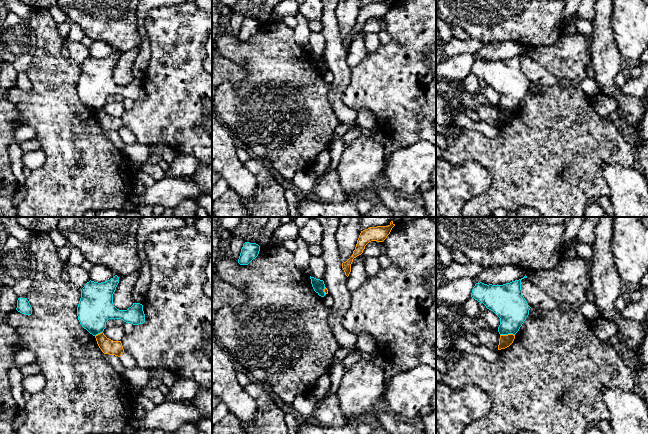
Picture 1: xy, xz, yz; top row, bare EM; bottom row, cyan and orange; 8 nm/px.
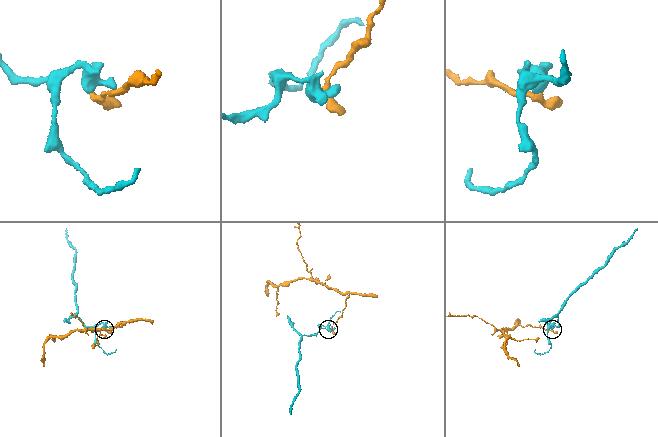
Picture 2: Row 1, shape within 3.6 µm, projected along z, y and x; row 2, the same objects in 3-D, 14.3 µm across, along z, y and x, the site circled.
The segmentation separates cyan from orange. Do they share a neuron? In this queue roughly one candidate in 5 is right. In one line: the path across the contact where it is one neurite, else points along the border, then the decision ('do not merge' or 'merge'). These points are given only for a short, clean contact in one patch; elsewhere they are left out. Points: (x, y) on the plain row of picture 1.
along yz (514, 110), (500, 111) | do not merge

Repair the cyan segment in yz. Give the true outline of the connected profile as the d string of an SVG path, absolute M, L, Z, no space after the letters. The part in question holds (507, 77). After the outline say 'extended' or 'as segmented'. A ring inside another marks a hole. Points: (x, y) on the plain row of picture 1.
M525 51L519 56L503 61L476 59L472 65L471 73L483 79L487 85L493 87L500 94L498 108L500 111L515 111L529 91L530 82L522 71L521 56L527 54Z; as segmented

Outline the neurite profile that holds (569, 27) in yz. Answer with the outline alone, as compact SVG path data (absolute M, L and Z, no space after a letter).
M573 15L567 17L564 20L564 22L563 22L563 33L568 34L568 35L577 35L577 34L579 34Z

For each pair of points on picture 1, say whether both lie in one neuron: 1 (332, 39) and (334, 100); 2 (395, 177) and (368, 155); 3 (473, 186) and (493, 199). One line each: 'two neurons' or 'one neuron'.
1: one neuron
2: two neurons
3: two neurons

